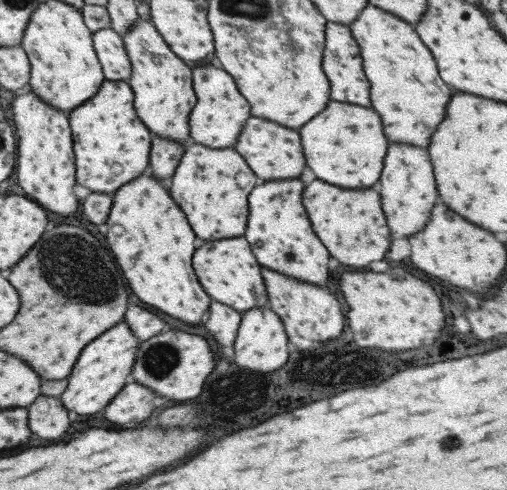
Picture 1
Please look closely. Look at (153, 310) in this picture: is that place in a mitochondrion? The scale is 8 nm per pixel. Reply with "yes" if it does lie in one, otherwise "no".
no

